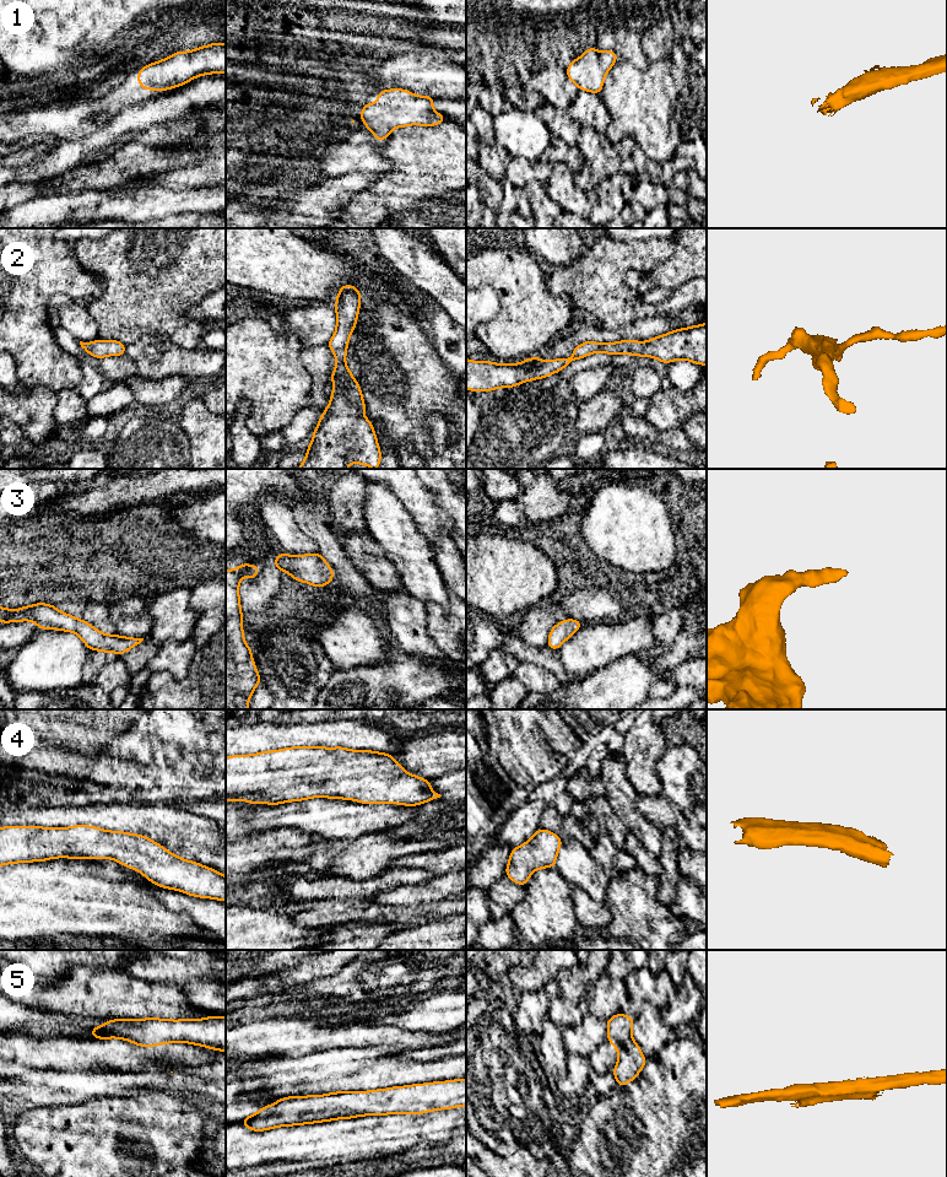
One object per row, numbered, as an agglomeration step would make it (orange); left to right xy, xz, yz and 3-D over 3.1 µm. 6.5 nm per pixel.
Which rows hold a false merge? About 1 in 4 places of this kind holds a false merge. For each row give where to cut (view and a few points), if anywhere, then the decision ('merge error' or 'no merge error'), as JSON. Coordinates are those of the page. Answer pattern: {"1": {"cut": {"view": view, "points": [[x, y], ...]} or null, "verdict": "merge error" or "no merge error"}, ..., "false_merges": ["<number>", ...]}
{"1": {"cut": null, "verdict": "no merge error"}, "2": {"cut": null, "verdict": "no merge error"}, "3": {"cut": null, "verdict": "no merge error"}, "4": {"cut": null, "verdict": "no merge error"}, "5": {"cut": null, "verdict": "no merge error"}, "false_merges": []}

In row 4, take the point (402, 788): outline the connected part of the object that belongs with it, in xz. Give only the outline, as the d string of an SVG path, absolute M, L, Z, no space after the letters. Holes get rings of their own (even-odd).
M294 746L226 757L226 801L277 805L318 797L413 808L442 795L432 790L429 779L407 773L393 755L378 751Z

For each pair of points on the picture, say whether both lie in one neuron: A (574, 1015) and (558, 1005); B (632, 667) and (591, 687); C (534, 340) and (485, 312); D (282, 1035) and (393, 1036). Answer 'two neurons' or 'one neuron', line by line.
A: one neuron
B: one neuron
C: two neurons
D: one neuron

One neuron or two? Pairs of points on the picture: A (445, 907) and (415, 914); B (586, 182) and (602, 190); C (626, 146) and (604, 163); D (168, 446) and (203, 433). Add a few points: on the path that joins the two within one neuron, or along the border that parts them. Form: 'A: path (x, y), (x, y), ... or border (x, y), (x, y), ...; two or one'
A: path (438, 910), (422, 913); one
B: border (621, 172), (601, 179), (591, 189); two
C: path (621, 151), (617, 151), (609, 158); one
D: border (178, 424), (188, 439), (190, 455); two

